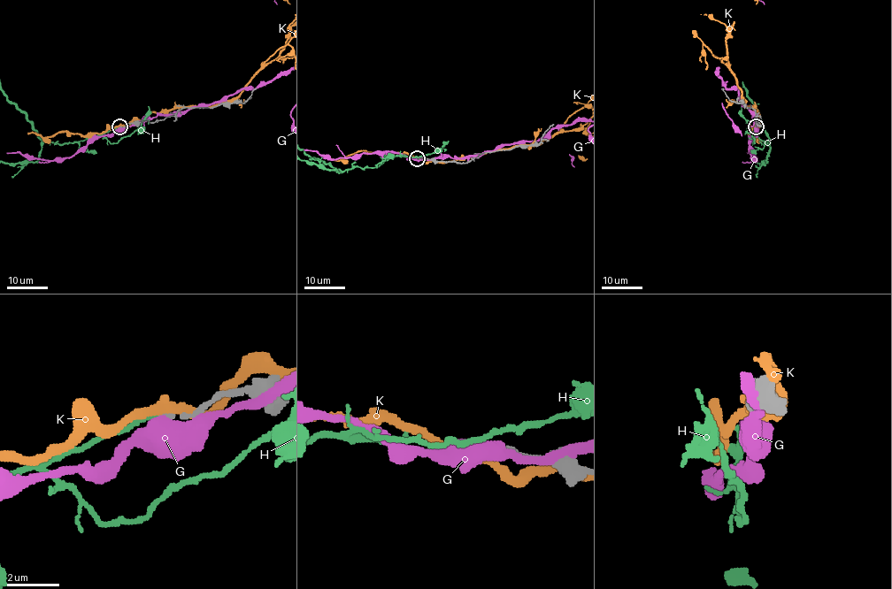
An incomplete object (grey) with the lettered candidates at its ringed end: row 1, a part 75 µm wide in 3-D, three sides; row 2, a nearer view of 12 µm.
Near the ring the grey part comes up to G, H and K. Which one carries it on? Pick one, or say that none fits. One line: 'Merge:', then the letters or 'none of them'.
Merge: H

